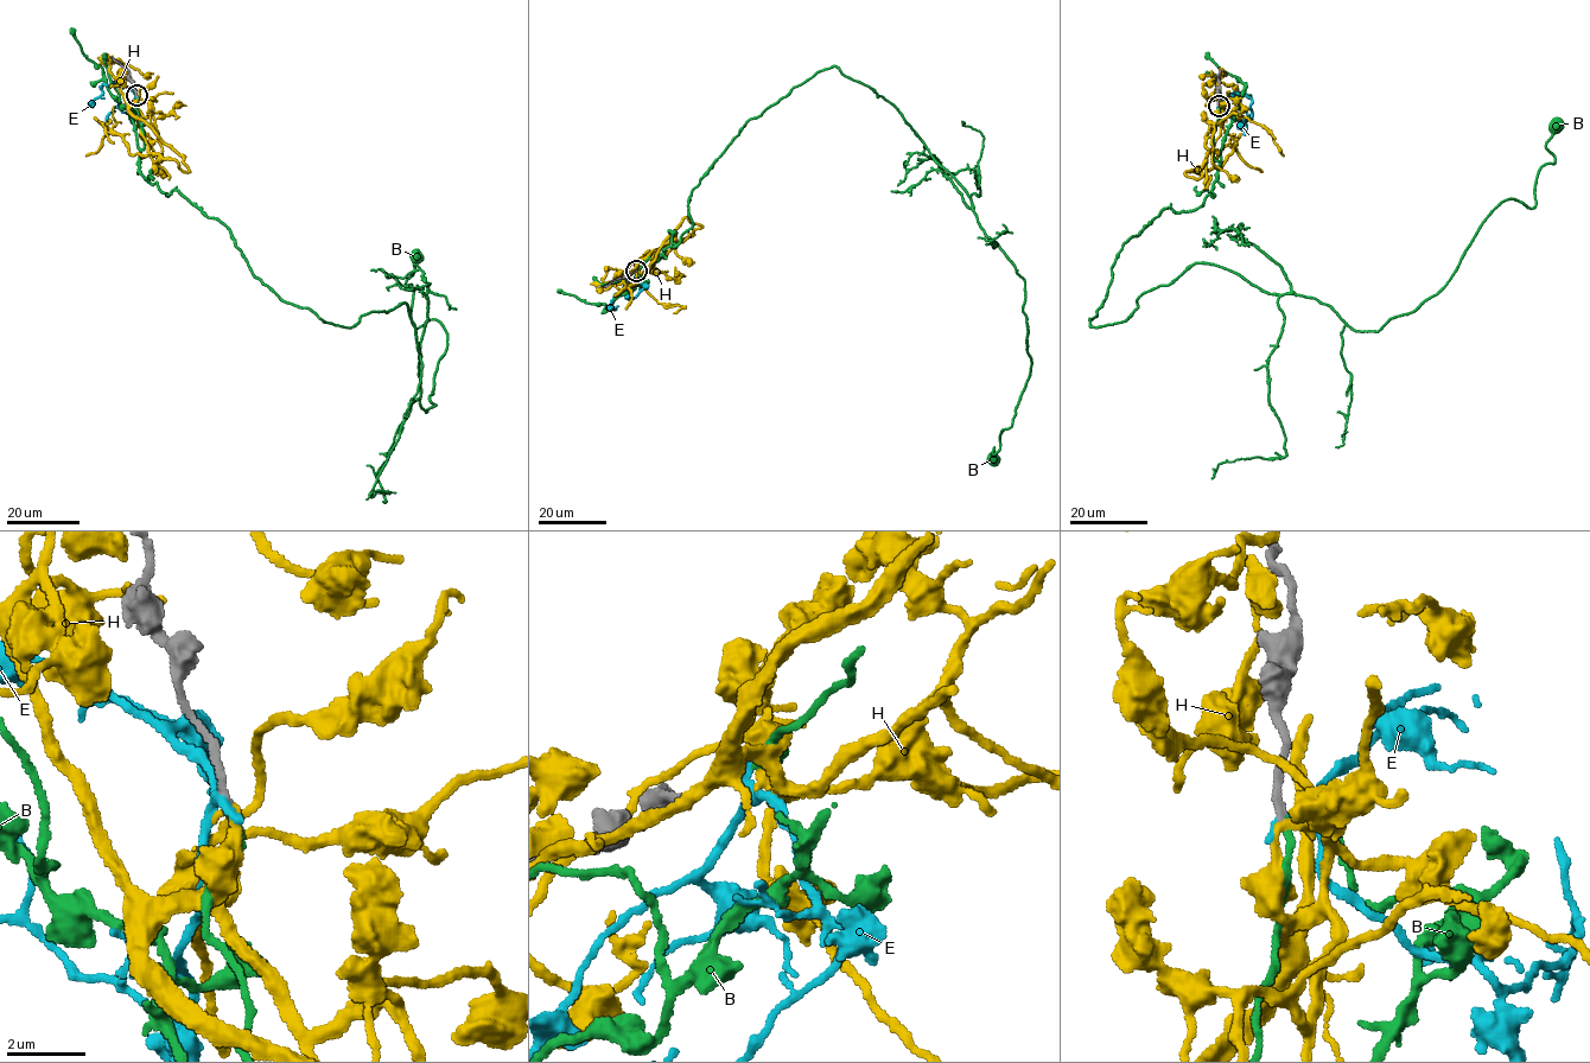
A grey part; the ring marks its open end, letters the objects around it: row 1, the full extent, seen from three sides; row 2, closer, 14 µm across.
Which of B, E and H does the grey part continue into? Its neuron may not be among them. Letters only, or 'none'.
B

